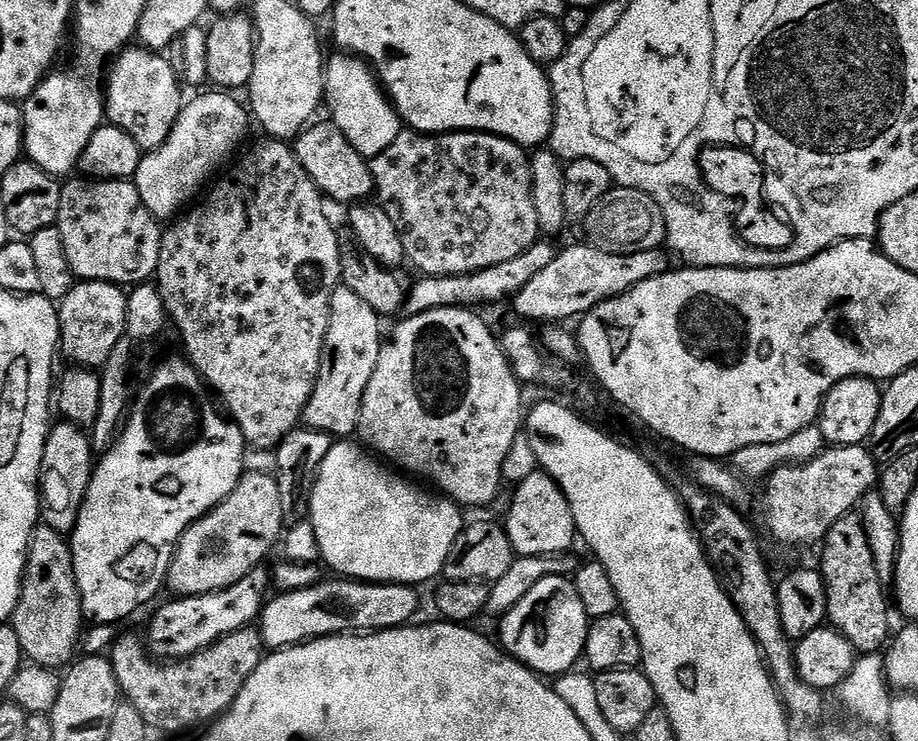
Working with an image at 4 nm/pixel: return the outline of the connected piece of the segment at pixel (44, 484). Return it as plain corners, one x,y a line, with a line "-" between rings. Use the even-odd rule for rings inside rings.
53,423
44,443
40,467
40,520
61,534
71,534
76,528
86,490
92,481
94,445
89,433
79,424

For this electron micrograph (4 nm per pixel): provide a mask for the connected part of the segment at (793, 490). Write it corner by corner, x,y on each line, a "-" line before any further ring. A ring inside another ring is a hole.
846,444
843,446
832,446
827,450
815,456
813,460
804,463
790,464
782,468
776,469
771,476
767,477
764,488
764,493
760,496
760,520
768,527
768,532
780,544
816,544
819,545
824,539
824,535
830,530
830,526
834,526
834,522
838,522
838,518
849,515
863,500
864,496
873,491
880,483
880,474
882,471
881,465
878,463
875,455
871,451
867,452
867,447
864,444

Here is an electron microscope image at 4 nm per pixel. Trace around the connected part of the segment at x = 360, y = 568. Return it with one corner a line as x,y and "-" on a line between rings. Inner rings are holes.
352,442
333,443
330,454
326,454
326,462
322,462
320,472
310,488
308,516
314,526
314,538
318,538
320,560
325,565
328,563
336,571
333,573
341,577
373,584
421,586
427,580
439,577
458,534
466,527
465,513
460,505
443,494
423,492
419,483
397,474
359,443
348,443

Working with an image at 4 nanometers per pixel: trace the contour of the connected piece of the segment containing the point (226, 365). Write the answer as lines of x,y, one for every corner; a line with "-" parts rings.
264,138
261,144
254,145
241,158
240,165
236,168
236,184
227,184
226,181
219,180
217,179
207,189
208,197
204,201
201,199
195,206
189,207
183,215
173,219
163,229
154,283
160,290
165,313
170,317
171,323
172,320
176,323
176,328
184,339
184,348
188,351
186,356
192,367
203,376
204,383
219,397
222,404
224,399
223,407
227,415
239,426
245,441
251,447
253,444
256,448
272,450
301,423
304,408
308,405
316,380
320,376
320,363
324,357
324,339
328,333
330,302
334,290
342,284
340,279
342,241
336,237
336,228
332,225
327,210
324,209
325,197
319,186
306,174
302,162
298,162
296,149
291,143
275,138

